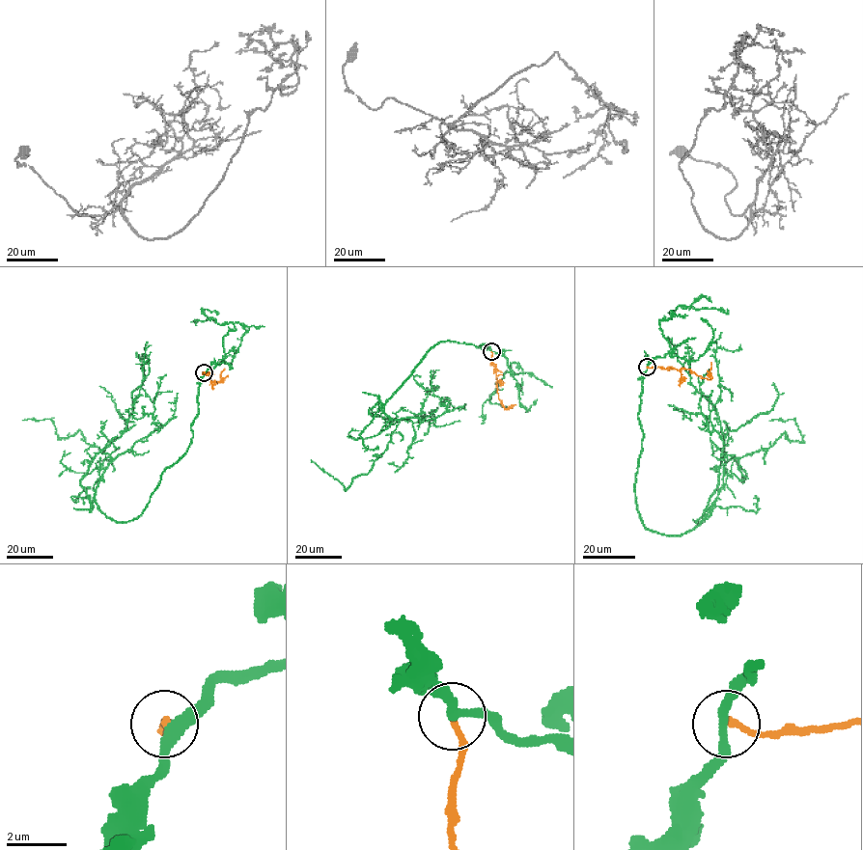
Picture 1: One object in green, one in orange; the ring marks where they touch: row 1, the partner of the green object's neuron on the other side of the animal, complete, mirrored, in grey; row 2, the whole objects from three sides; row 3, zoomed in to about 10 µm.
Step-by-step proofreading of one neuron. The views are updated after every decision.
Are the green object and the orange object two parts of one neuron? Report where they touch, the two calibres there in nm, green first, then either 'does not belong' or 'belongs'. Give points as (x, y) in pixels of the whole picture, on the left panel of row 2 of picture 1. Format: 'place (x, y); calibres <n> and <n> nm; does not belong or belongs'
place (204, 372); calibres 300 and 200 nm; does not belong

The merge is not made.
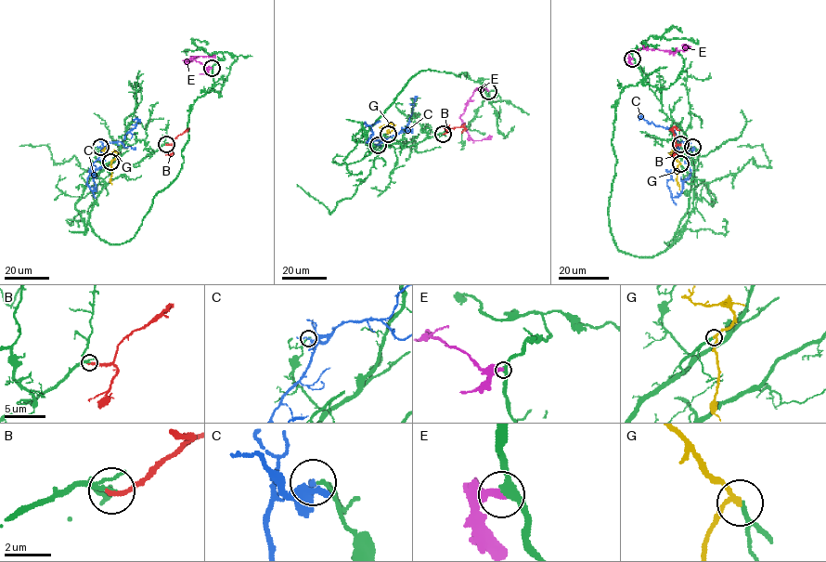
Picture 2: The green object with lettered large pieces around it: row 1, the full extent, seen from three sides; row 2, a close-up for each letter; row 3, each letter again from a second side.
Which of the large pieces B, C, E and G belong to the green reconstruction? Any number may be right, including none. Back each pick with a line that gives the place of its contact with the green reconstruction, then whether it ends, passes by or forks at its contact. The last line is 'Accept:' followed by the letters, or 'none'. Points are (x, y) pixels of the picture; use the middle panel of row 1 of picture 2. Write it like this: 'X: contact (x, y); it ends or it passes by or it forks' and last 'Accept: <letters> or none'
B: contact (443, 134); it ends
E: contact (488, 91); it ends
G: contact (388, 134); it passes by
Accept: B, E, G

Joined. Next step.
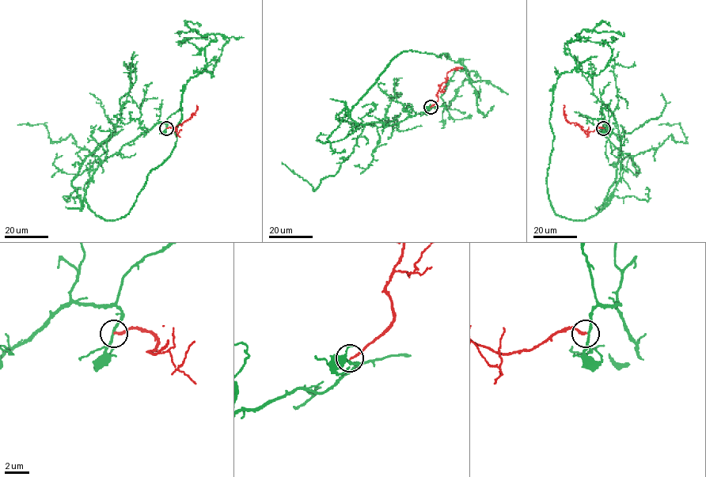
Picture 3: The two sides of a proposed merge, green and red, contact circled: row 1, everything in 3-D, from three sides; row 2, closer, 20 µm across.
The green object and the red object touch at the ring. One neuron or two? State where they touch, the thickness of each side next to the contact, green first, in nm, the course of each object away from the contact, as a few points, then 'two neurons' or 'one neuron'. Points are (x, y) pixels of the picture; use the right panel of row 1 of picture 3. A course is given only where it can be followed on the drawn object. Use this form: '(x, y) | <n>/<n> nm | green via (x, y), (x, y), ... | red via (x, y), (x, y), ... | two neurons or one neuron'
(603, 128) | 200/190 nm | green via (603, 128), (621, 143), (620, 180), (594, 216), (558, 216), (549, 119), (576, 66), (568, 41), (624, 32) | red via (603, 128), (587, 131), (575, 123), (569, 123), (565, 119), (563, 104) | two neurons

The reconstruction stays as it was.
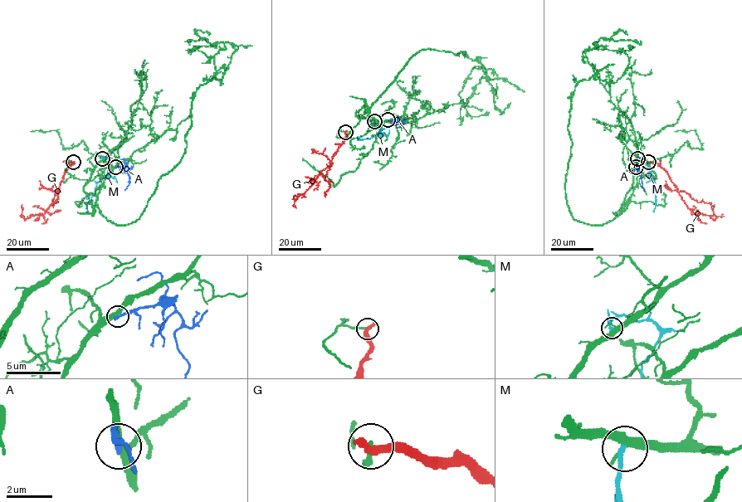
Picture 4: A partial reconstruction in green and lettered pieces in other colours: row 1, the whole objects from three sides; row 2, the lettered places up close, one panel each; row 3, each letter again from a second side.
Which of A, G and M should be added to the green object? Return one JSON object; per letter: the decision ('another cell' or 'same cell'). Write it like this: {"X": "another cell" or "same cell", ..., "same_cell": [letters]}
{"A": "another cell", "G": "another cell", "M": "another cell", "same_cell": []}

